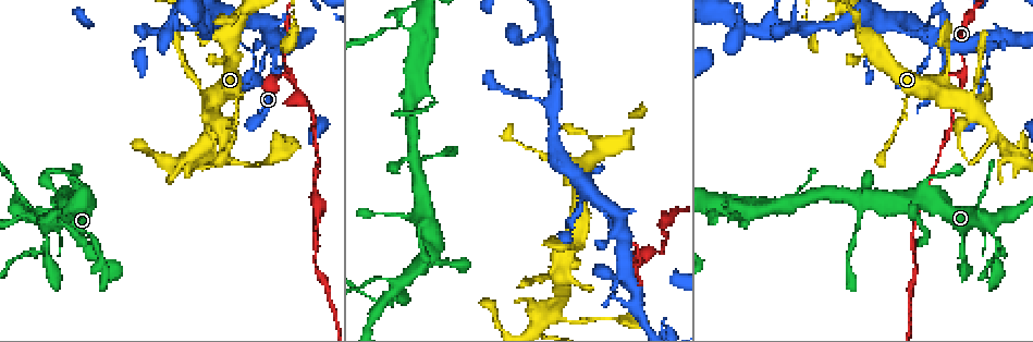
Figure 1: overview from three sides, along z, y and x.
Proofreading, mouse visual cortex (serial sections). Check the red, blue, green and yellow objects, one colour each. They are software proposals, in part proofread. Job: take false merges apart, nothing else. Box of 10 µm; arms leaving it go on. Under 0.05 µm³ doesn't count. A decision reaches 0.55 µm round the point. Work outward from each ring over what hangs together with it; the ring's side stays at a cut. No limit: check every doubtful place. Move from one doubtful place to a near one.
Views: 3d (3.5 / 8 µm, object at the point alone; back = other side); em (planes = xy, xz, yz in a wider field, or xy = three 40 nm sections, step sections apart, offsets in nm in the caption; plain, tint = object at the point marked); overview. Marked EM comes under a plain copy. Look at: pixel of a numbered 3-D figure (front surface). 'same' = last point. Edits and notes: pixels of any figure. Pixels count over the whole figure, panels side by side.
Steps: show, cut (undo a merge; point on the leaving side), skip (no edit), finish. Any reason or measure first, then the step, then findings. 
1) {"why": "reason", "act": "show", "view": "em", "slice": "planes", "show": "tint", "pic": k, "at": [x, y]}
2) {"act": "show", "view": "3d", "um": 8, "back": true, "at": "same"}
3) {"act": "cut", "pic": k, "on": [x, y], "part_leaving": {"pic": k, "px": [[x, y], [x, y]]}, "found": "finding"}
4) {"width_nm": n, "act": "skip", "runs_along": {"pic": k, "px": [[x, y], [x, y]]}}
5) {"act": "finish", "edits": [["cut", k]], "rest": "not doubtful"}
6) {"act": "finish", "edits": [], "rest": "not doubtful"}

{"why": "a narrow waist", "act": "show", "view": "em", "slice": "planes", "show": "tint", "pic": 1, "at": [964, 74]}

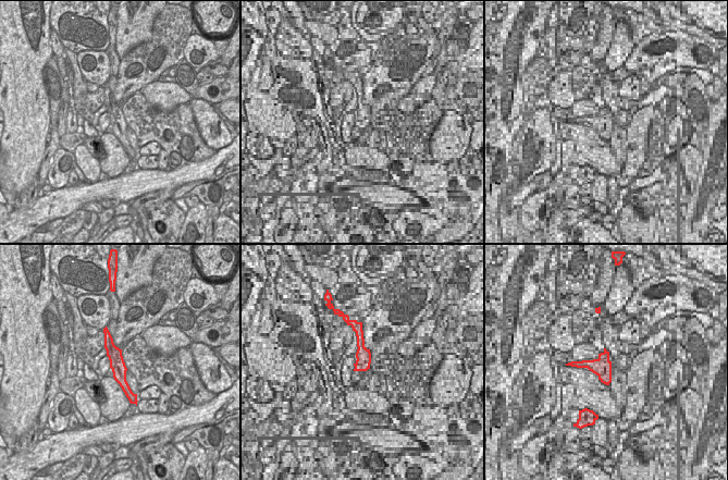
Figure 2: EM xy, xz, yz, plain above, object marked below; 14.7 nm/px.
{"why": "see where the arms go", "act": "show", "view": "3d", "um": 3.5, "at": "same"}

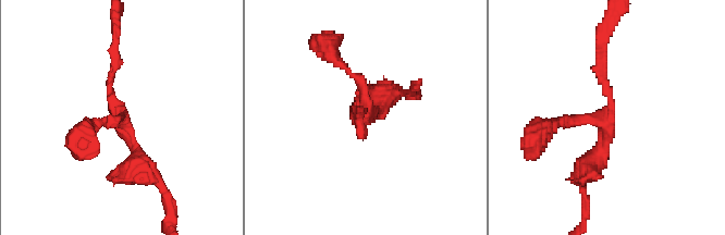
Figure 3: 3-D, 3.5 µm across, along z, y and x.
{"act": "skip", "found": "continuous, no second cell"}

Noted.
{"why": "side arm on a straight run", "act": "show", "view": "3d", "um": 3.5, "pic": 1, "at": [175, 27]}

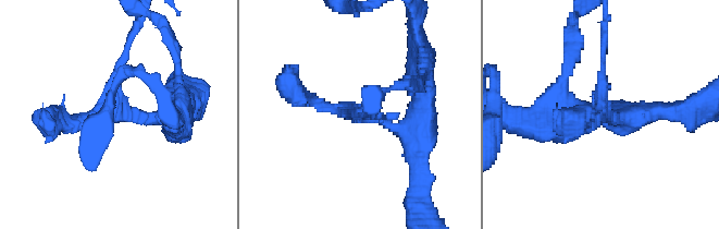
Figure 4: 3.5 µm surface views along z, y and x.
{"why": "need the tissue", "act": "show", "view": "em", "slice": "xy", "step": 1, "show": "tint", "pic": 4, "at": [360, 119]}

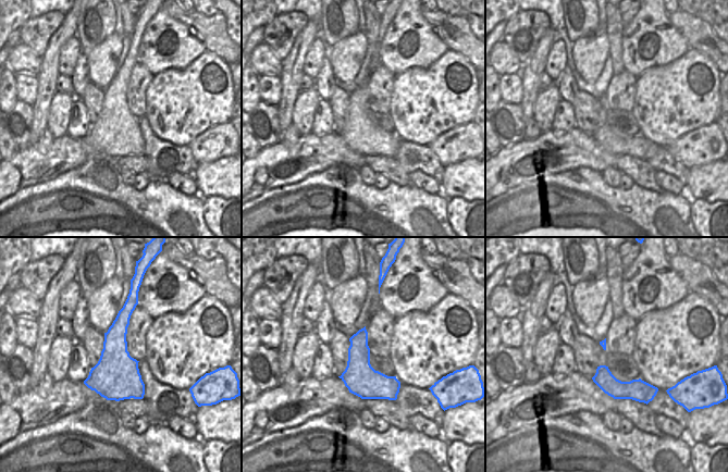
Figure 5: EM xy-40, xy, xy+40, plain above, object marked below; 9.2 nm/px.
{"arm_widths_nm": [100, 200, 300], "act": "skip", "found": "all the same cell"}

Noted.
{"act": "show", "view": "em", "slice": "xy", "step": 1, "show": "tint", "pic": 1, "at": [396, 212]}

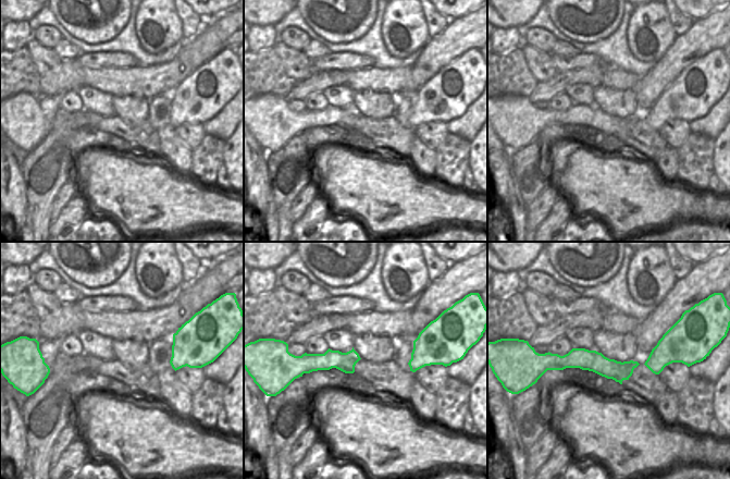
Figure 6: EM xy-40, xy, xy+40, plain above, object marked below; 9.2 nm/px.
{"why": "wider look", "act": "show", "view": "3d", "um": 3.5, "at": "same"}

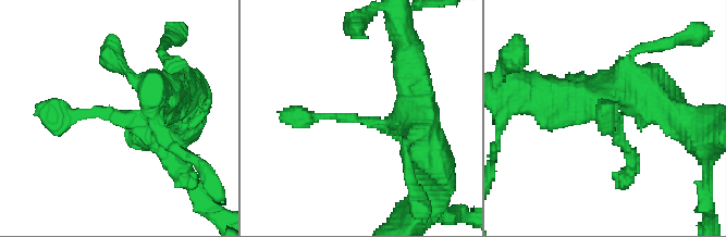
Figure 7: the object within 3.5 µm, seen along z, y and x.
{"act": "skip", "found": "one cell here"}

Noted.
{"why": "thin arm on a thick one", "act": "show", "view": "3d", "um": 8, "pic": 1, "at": [998, 247]}

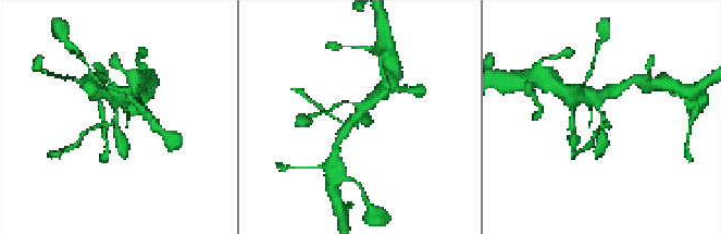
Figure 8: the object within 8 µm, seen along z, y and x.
{"act": "show", "view": "3d", "um": 3.5, "at": "same"}

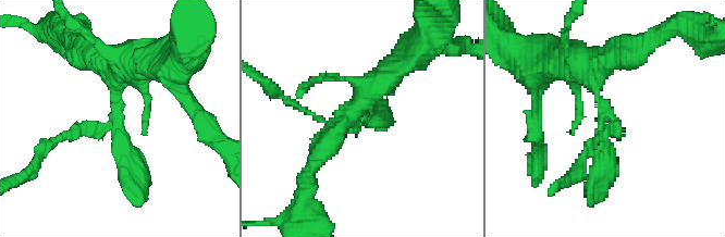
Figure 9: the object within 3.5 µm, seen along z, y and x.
{"arms": 3, "arm_widths_nm": [100, 300, 350], "why": "shape alone is not enough", "act": "show", "view": "em", "slice": "xy", "step": 2, "show": "tint", "pic": 9, "at": [614, 119]}

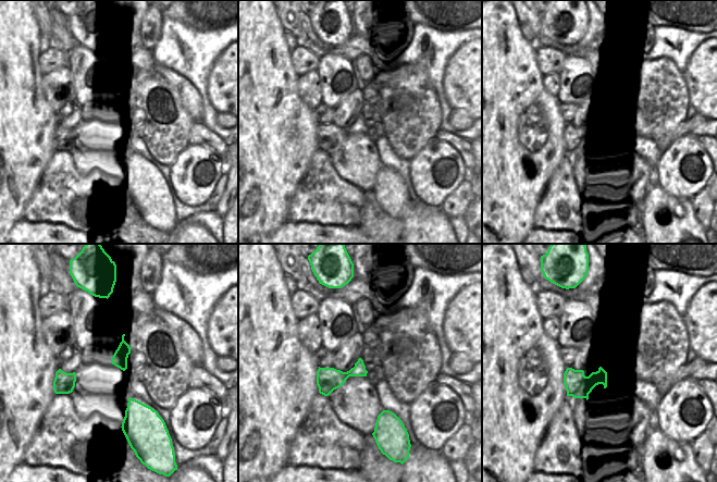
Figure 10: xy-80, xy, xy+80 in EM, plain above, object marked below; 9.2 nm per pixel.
{"act": "skip", "runs_along": {"pic": 9, "px": [[126, 63], [113, 120], [53, 142]]}, "found": "continuous, no second cell"}

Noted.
{"act": "finish", "edits": [], "rest": "not doubtful"}

